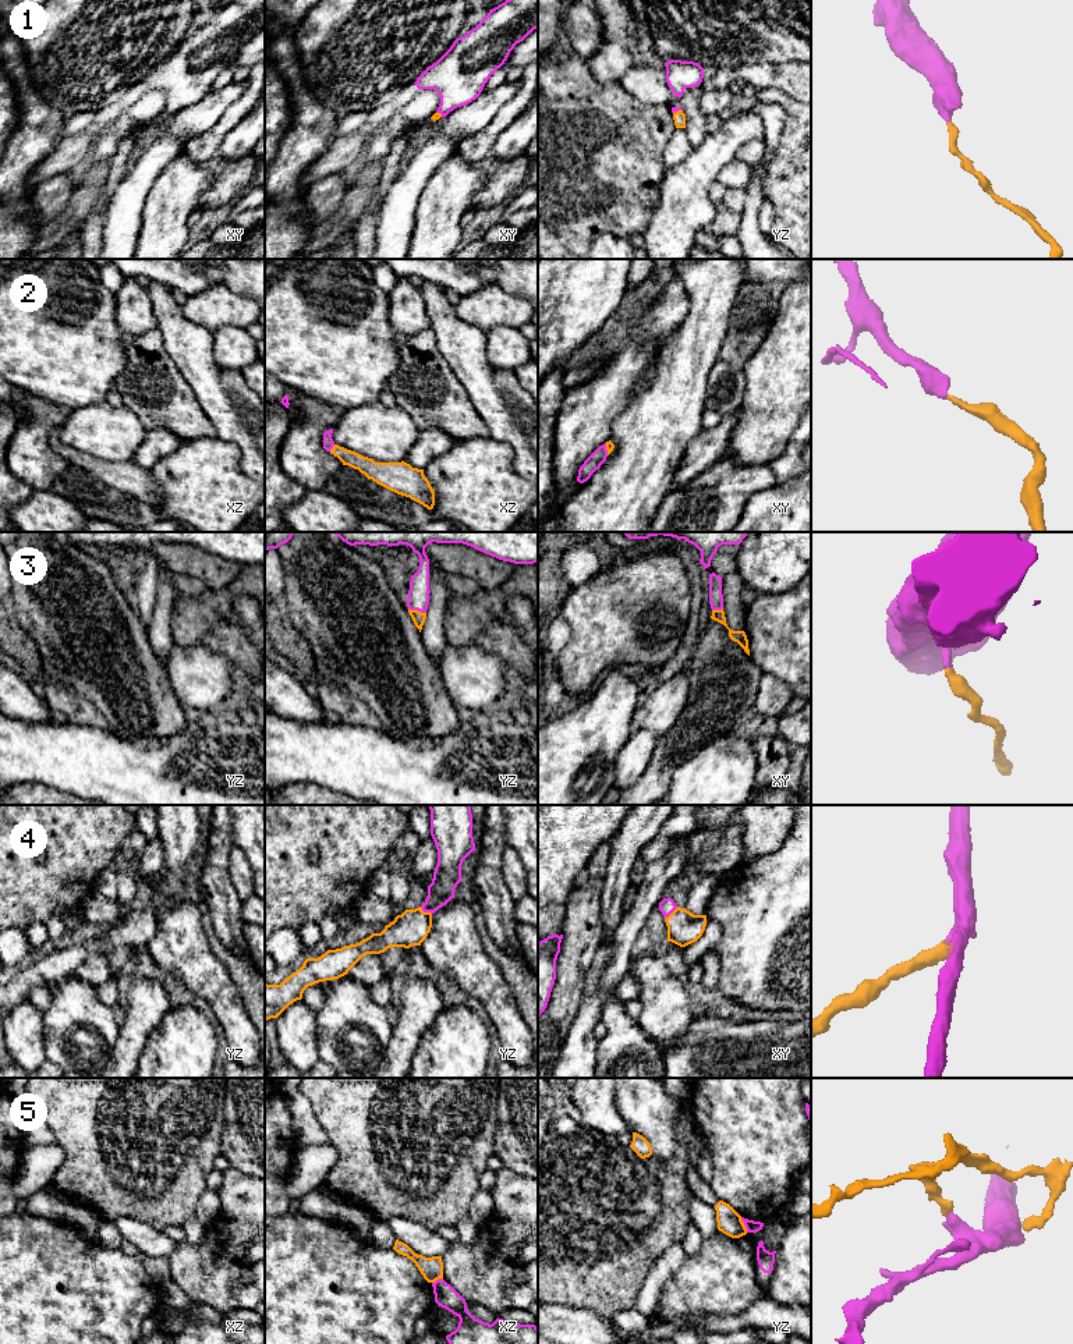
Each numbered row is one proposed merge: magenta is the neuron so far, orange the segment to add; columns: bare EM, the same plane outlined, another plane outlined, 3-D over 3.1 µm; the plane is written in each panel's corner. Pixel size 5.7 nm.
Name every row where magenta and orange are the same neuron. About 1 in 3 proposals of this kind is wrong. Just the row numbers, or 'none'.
1, 2, 3, 4

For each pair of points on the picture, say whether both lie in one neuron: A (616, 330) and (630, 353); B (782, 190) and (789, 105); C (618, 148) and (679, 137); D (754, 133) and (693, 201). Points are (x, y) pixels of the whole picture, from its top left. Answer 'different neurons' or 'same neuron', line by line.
A: different neurons
B: same neuron
C: different neurons
D: same neuron

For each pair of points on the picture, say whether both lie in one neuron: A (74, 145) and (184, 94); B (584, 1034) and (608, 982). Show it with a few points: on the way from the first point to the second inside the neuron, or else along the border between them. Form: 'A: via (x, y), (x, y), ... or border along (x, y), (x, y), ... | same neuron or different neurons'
A: via (102, 123), (142, 85), (156, 82) | same neuron
B: via (584, 1021), (598, 995) | same neuron

